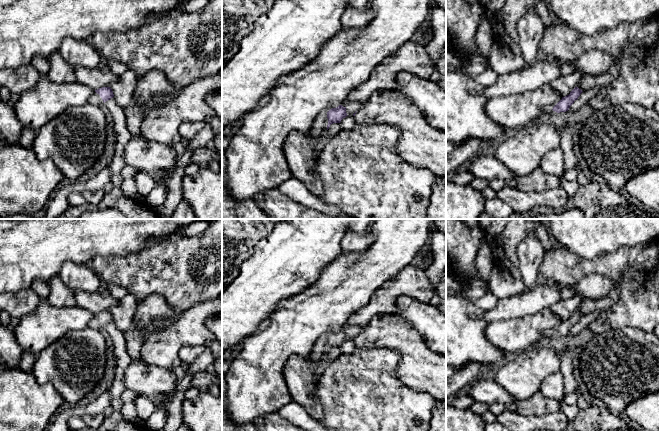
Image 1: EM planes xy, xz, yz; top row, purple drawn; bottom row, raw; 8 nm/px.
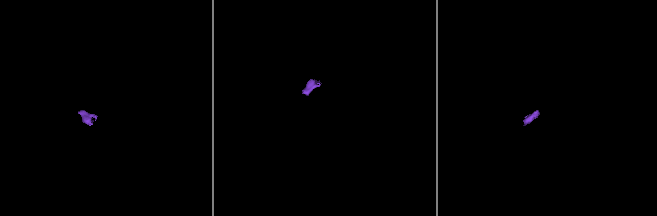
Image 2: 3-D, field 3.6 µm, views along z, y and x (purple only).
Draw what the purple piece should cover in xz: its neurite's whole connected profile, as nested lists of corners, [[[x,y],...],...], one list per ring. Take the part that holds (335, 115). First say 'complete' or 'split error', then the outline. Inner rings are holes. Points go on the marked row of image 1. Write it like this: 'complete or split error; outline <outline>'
split error; outline [[[351,103],[346,107],[339,105],[319,115],[313,123],[310,136],[314,140],[319,140],[326,135],[327,130],[333,123],[340,123],[346,116],[355,116],[356,112],[362,107],[359,103]]]

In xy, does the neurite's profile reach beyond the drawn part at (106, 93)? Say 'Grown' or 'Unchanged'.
Grown

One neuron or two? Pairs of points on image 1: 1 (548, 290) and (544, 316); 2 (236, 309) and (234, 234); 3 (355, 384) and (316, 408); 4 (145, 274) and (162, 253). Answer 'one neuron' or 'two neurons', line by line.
1: two neurons
2: two neurons
3: two neurons
4: one neuron

